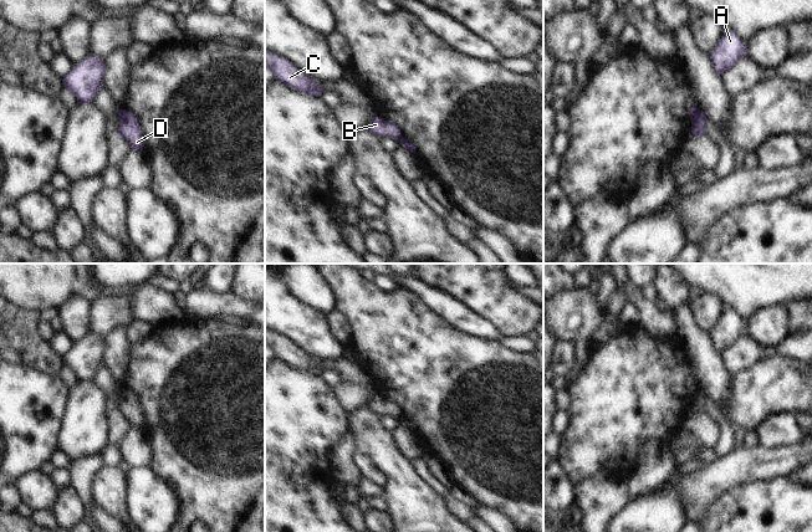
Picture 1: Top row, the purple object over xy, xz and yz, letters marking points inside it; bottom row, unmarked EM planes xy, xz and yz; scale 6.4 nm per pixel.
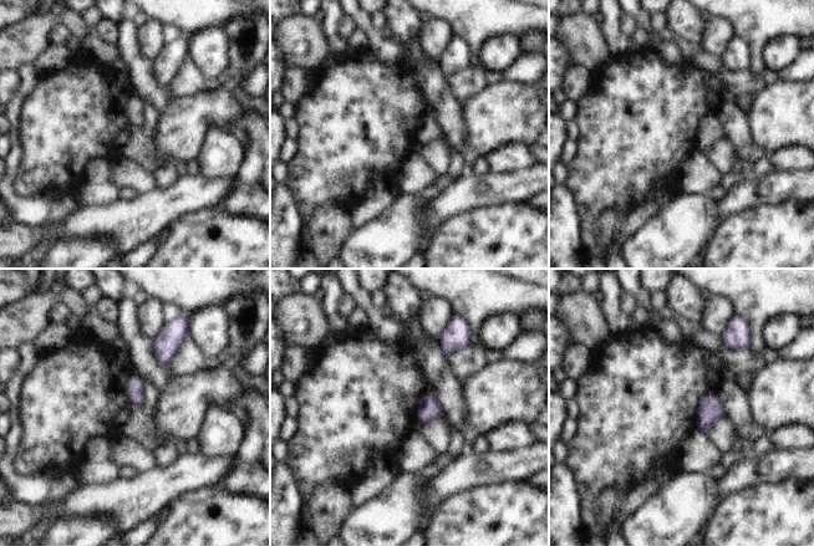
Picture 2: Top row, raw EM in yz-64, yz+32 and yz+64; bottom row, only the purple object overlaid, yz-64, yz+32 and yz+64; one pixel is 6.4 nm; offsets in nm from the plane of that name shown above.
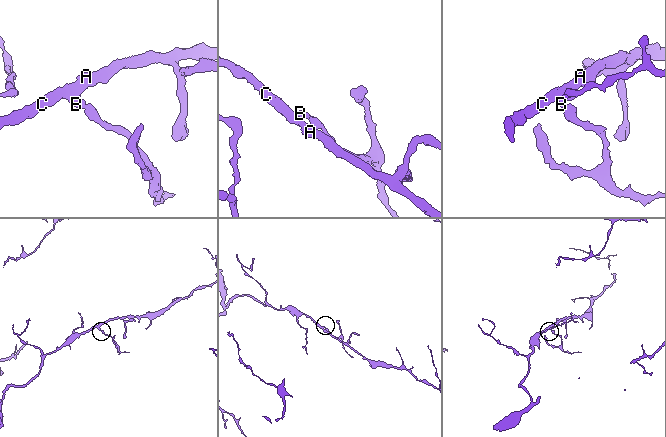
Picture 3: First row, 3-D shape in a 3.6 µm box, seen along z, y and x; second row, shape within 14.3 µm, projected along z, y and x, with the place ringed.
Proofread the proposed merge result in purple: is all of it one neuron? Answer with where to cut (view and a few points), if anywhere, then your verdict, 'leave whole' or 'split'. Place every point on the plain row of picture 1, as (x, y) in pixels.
cut in yz along (698, 388), (692, 402); split

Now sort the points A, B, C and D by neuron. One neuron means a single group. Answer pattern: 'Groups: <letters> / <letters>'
Groups: A B C / D

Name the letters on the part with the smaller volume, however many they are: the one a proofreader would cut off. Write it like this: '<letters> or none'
D

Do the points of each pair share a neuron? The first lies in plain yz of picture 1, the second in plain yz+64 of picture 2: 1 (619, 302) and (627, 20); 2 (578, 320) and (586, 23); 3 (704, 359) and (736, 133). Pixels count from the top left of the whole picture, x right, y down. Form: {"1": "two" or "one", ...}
{"1": "one", "2": "one", "3": "one"}

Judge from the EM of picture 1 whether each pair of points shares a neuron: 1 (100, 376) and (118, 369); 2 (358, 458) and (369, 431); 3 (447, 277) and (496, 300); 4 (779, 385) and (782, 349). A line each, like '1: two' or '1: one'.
1: two
2: two
3: one
4: two

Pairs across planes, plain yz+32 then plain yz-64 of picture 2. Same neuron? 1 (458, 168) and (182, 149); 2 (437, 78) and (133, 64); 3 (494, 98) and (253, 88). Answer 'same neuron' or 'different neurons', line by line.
1: different neurons
2: same neuron
3: different neurons

